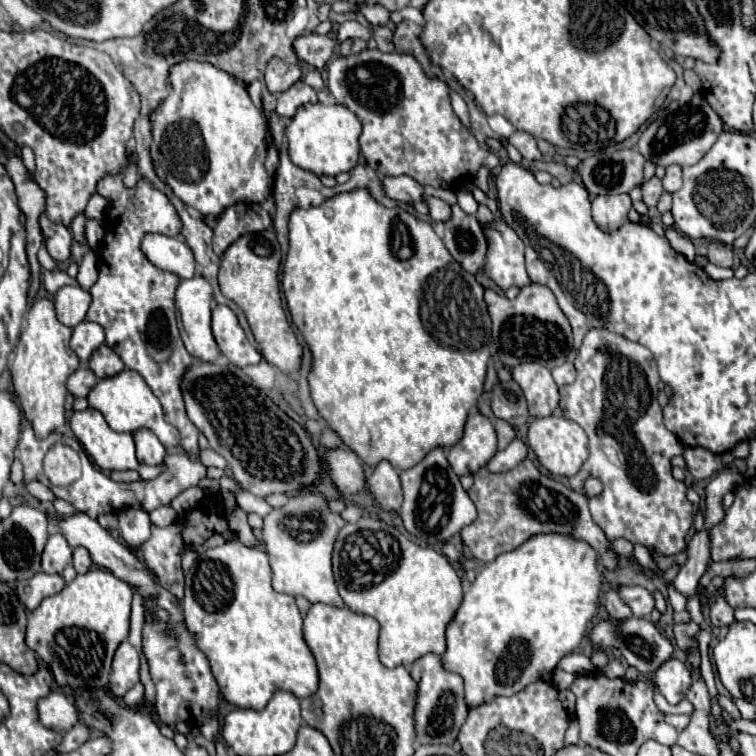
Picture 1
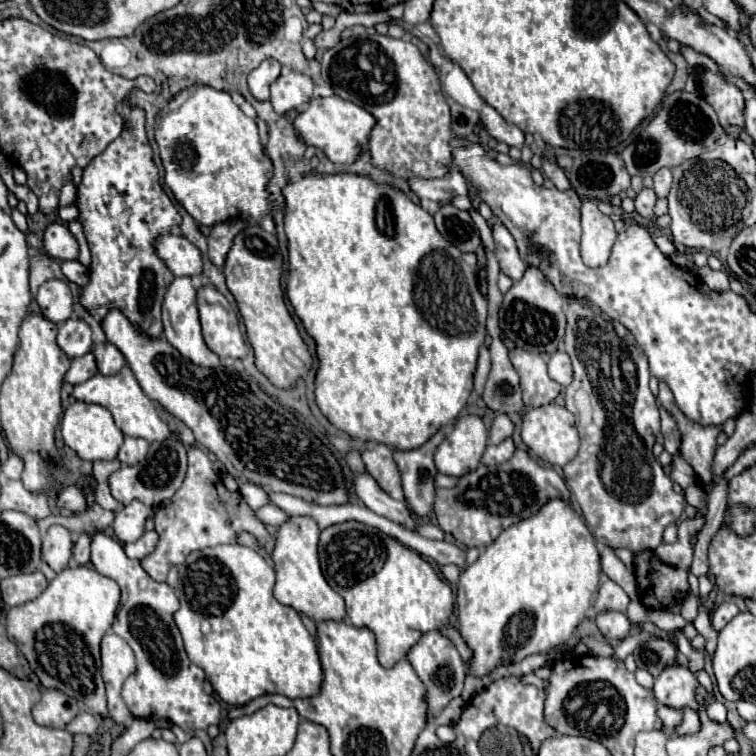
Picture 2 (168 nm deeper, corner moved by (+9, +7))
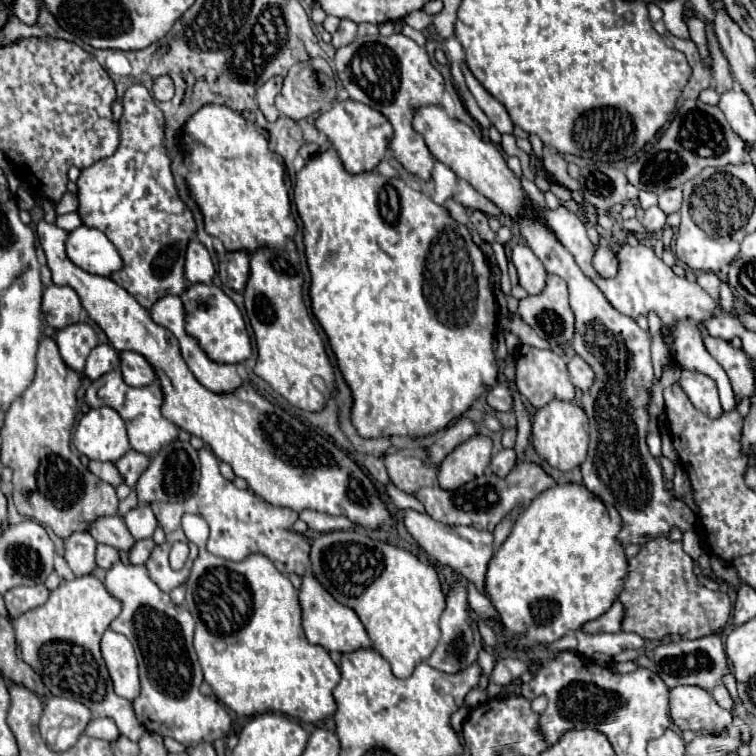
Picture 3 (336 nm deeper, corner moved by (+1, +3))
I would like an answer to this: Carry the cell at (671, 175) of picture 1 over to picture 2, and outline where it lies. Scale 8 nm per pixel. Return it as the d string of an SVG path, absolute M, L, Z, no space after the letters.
M660 169L660 173L654 175L654 191L658 197L666 197L672 185L672 173L670 169Z

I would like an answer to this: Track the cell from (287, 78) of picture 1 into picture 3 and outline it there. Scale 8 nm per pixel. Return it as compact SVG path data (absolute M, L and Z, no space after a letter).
M272 77L270 81L266 81L258 91L256 91L256 101L260 111L264 113L264 117L268 121L276 121L278 119L278 109L274 107L274 97L278 95L278 91L282 89L282 77Z

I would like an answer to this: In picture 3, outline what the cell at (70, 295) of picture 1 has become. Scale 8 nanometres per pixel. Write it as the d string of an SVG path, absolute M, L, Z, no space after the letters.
M52 285L52 287L44 289L42 311L44 311L44 319L50 327L62 329L62 327L68 327L78 321L82 303L72 287Z

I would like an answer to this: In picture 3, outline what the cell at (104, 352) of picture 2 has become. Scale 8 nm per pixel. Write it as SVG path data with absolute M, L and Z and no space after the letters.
M124 351L120 353L120 359L122 359L122 375L124 375L124 381L132 387L144 387L144 385L150 385L156 381L156 373L152 369L152 365L136 351Z

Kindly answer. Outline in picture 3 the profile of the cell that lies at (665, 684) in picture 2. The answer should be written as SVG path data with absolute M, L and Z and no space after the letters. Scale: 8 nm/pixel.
M676 687L670 691L670 717L682 731L724 733L732 723L732 713L722 709L702 687Z

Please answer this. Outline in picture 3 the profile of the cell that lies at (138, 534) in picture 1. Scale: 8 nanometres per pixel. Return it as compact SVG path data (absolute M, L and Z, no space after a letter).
M140 503L138 507L130 509L130 511L126 513L126 517L124 517L124 523L126 523L126 527L130 529L130 533L132 533L132 537L134 537L136 541L152 537L154 529L158 527L156 515L152 513L150 505L146 505L146 503Z

